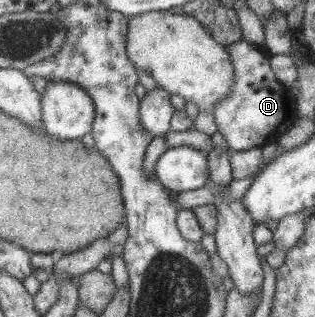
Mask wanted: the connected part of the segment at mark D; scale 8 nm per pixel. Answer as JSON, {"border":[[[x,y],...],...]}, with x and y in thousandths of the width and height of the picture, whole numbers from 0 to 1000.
{"border":[[[765,120],[756,132],[721,142],[717,161],[743,224],[740,268],[673,338],[686,416],[708,429],[724,473],[737,479],[873,448],[946,369],[933,334],[937,306],[924,297],[921,274],[876,252],[838,145]]]}

